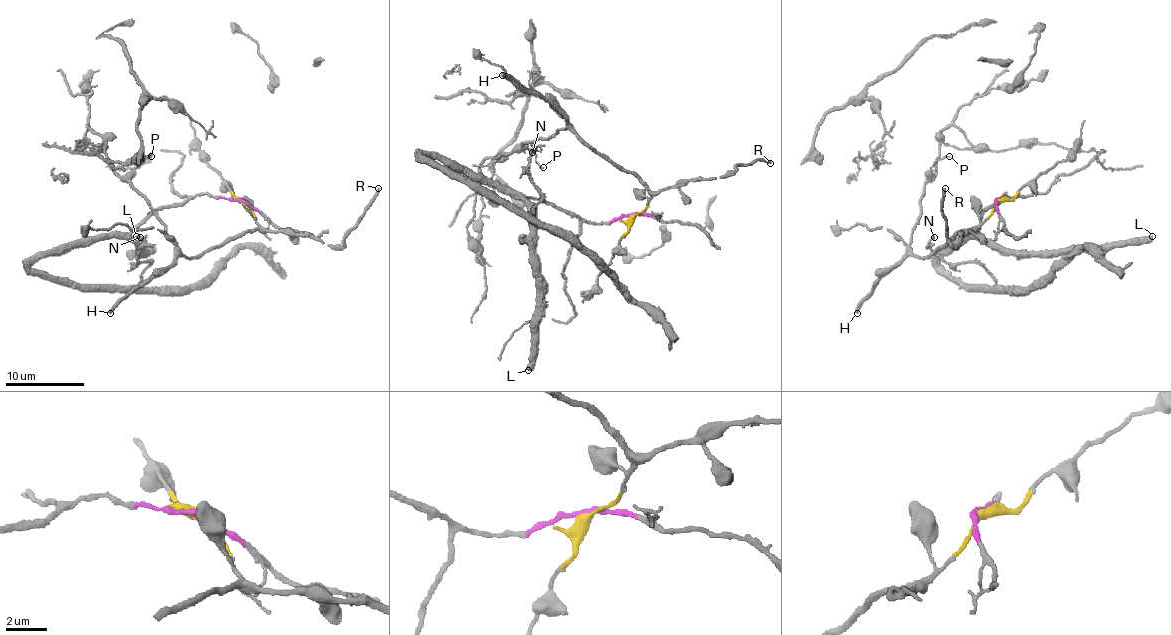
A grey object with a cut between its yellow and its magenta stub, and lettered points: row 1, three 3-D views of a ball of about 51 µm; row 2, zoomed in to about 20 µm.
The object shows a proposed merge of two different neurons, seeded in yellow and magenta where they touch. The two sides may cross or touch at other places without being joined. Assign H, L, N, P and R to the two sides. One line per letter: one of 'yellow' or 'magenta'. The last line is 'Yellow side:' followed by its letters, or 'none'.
H: yellow
L: magenta
N: magenta
P: yellow
R: yellow
Yellow side: H, P, R

